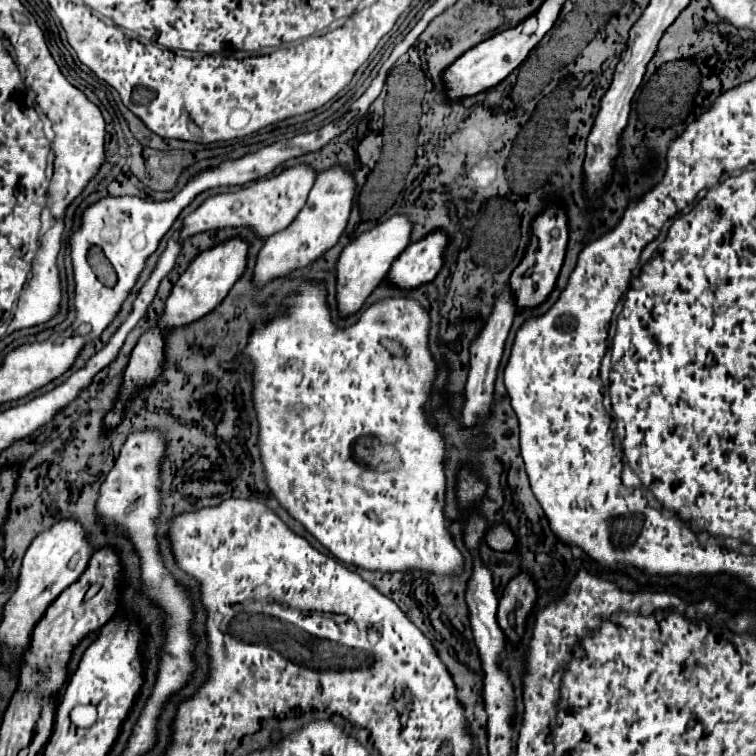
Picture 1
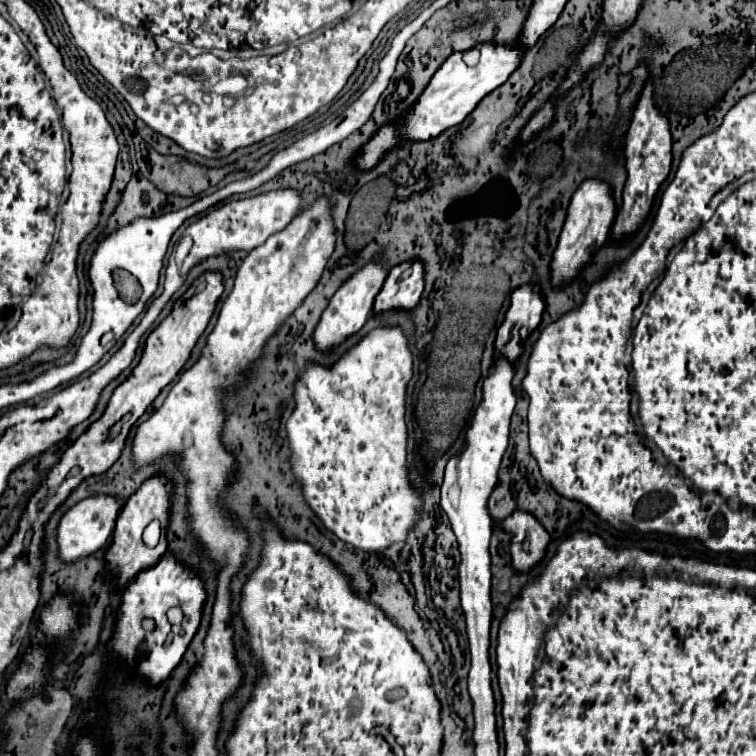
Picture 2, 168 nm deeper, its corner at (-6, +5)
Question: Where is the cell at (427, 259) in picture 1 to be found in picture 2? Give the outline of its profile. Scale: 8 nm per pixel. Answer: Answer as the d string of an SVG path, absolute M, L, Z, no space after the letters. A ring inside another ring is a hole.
M402 263L390 269L382 291L374 301L374 315L386 311L410 311L418 305L424 291L424 267L422 263Z

